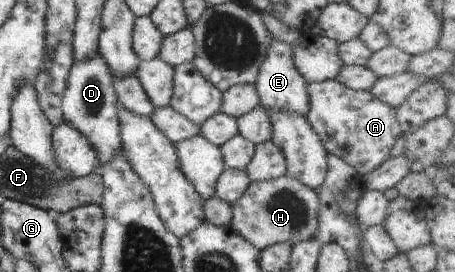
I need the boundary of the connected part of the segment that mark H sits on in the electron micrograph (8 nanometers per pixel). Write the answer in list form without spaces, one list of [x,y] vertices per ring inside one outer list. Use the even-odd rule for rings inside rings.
[[[285,176],[268,181],[249,183],[243,196],[232,206],[231,228],[244,236],[259,250],[272,244],[296,243],[313,238],[318,227],[318,194],[295,180]]]

